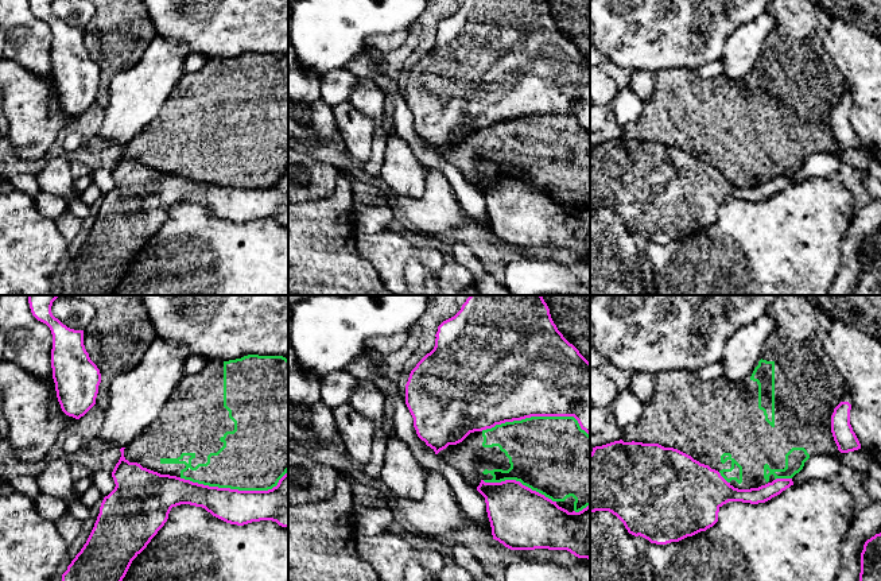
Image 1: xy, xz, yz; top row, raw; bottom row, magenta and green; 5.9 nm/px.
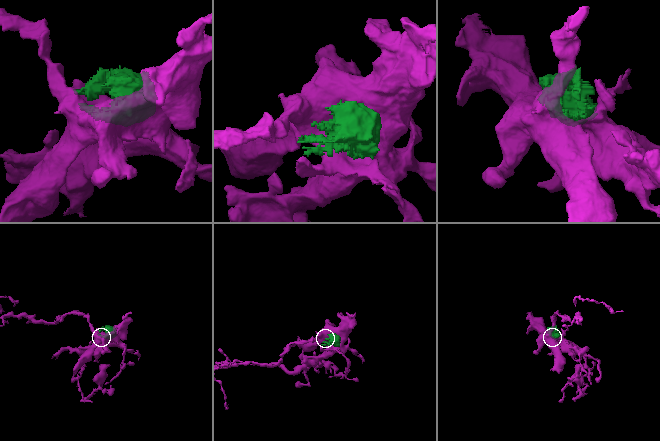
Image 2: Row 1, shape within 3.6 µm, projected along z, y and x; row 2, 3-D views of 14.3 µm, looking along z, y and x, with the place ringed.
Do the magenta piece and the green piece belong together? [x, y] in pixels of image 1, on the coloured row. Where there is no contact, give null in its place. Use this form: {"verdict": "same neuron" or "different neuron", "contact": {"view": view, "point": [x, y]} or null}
{"verdict": "different neuron", "contact": {"view": "xy", "point": [235, 490]}}

